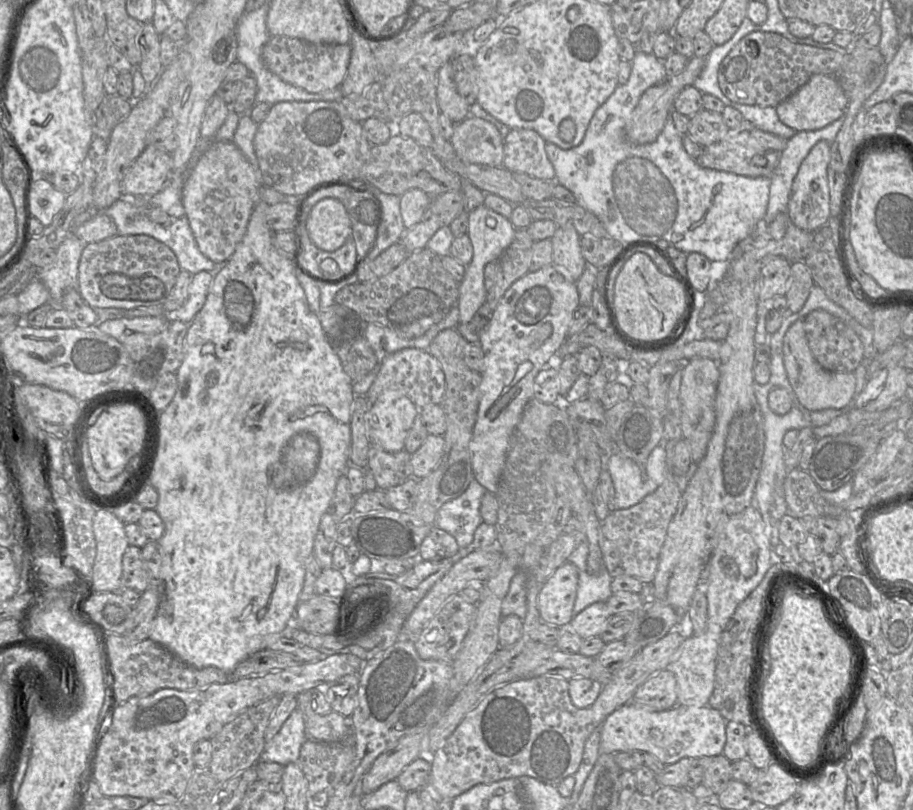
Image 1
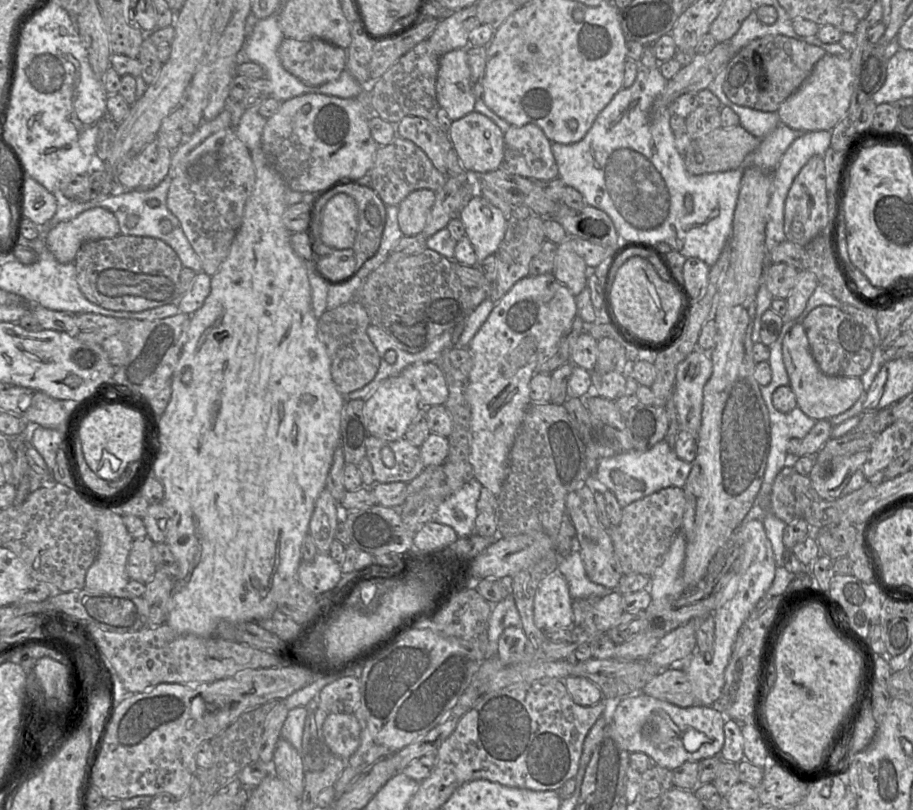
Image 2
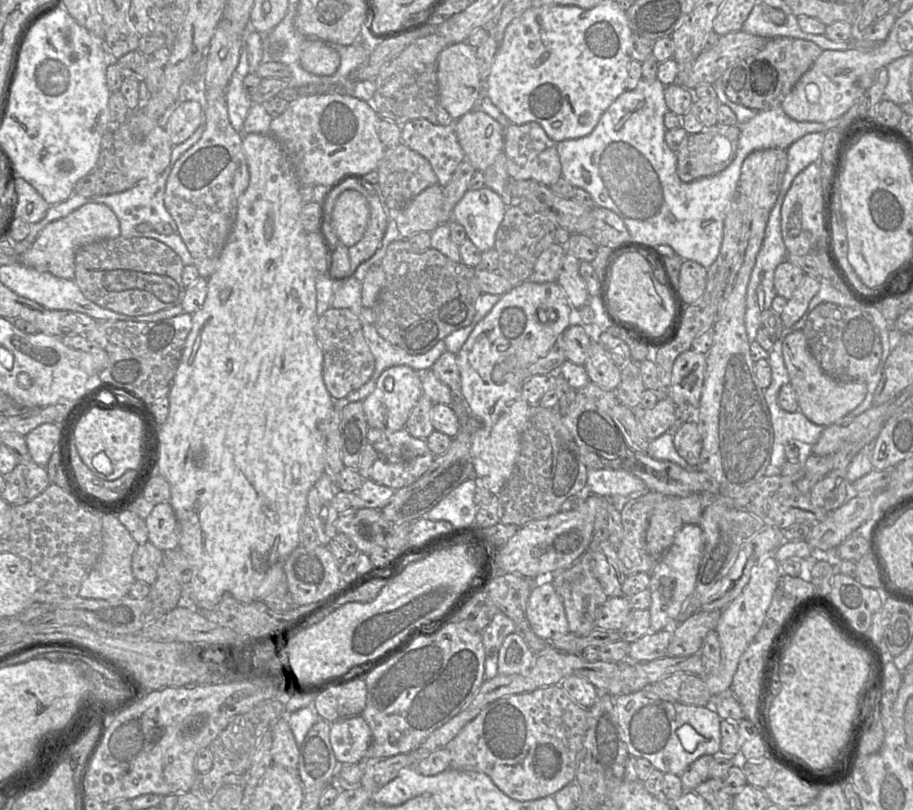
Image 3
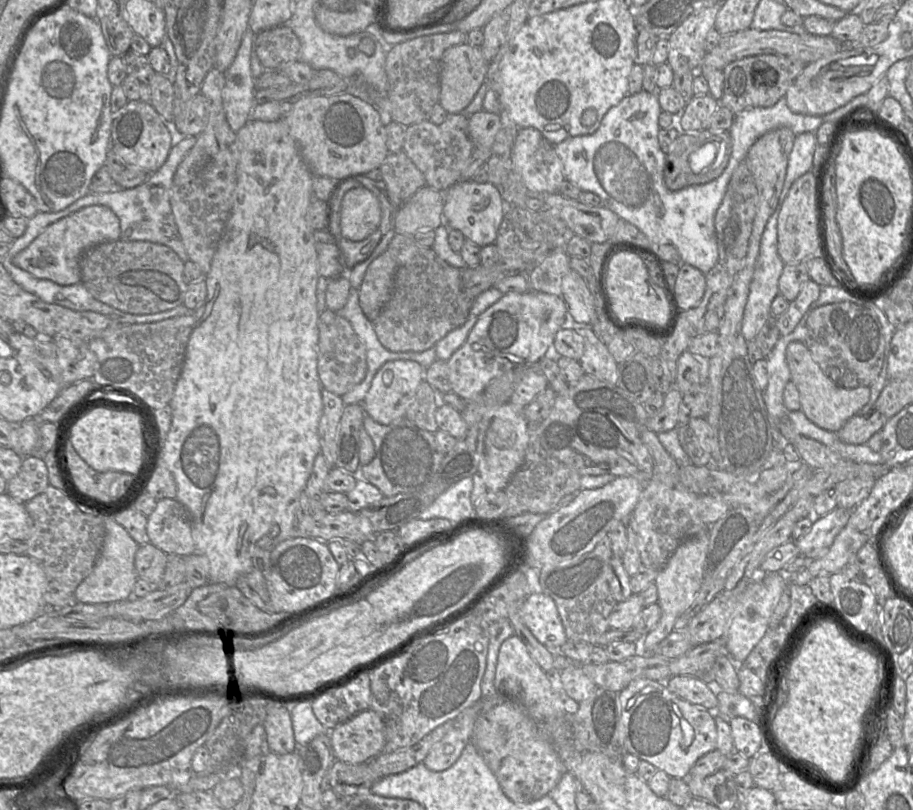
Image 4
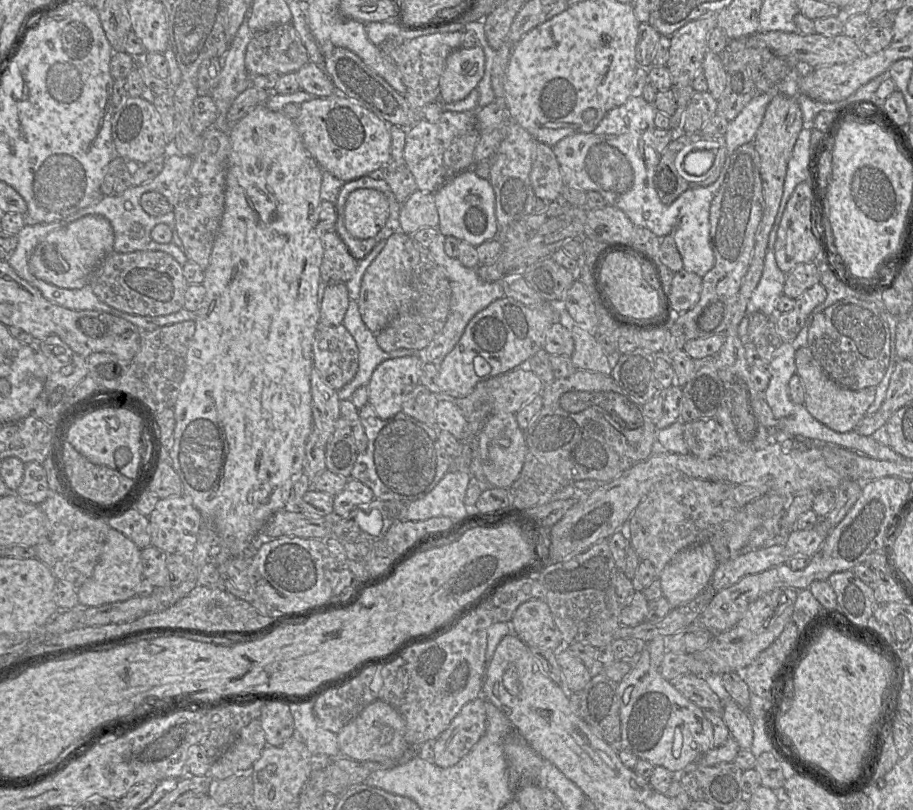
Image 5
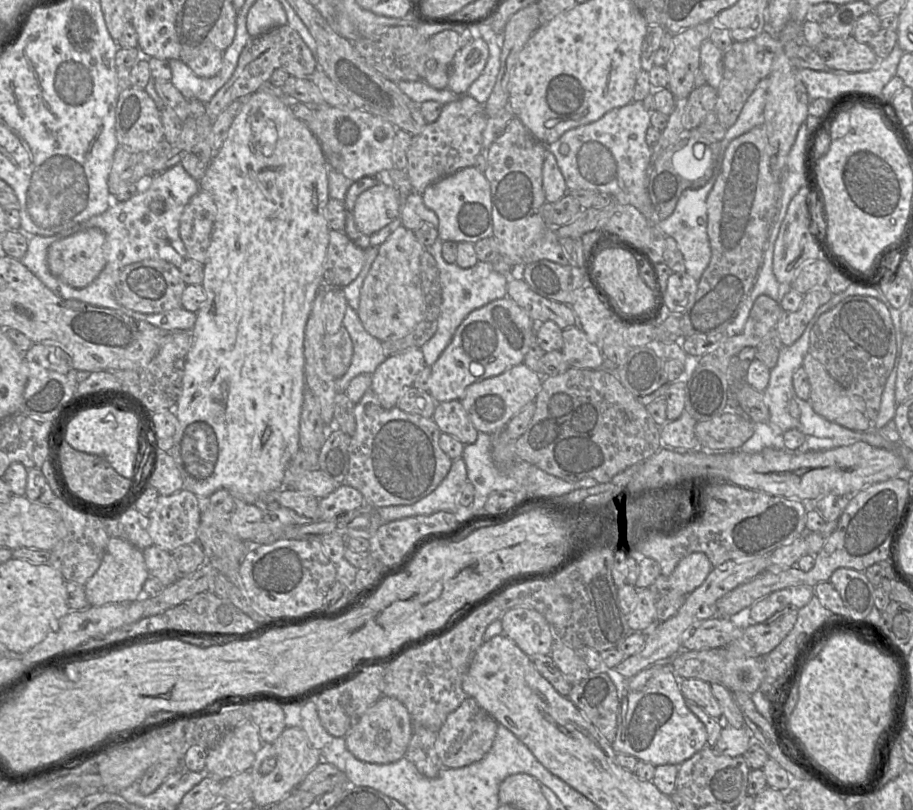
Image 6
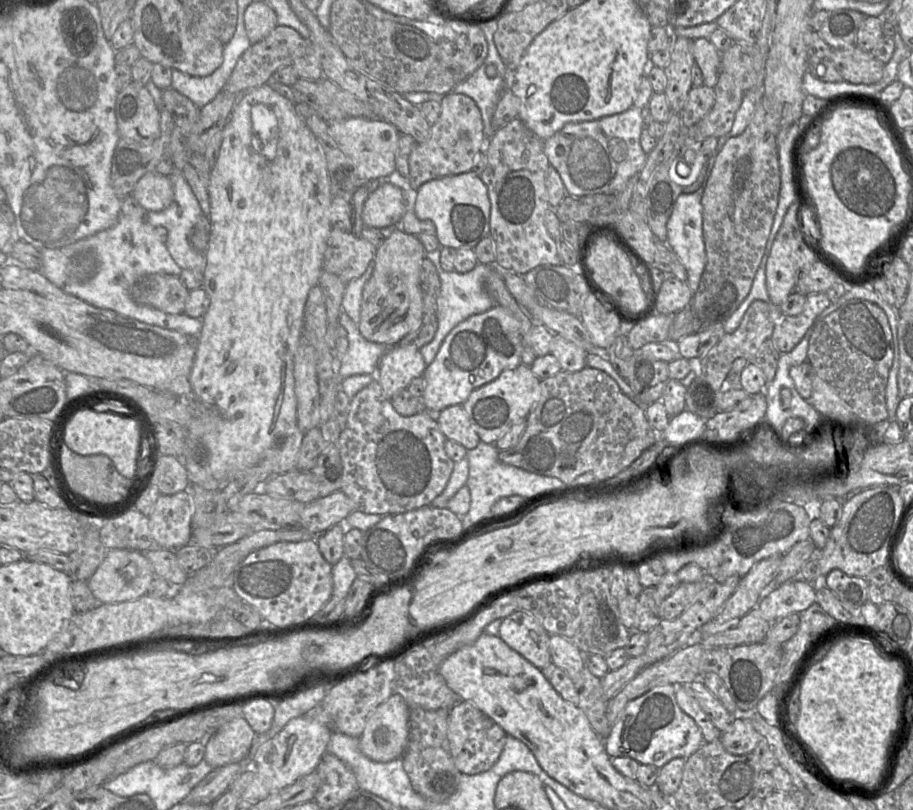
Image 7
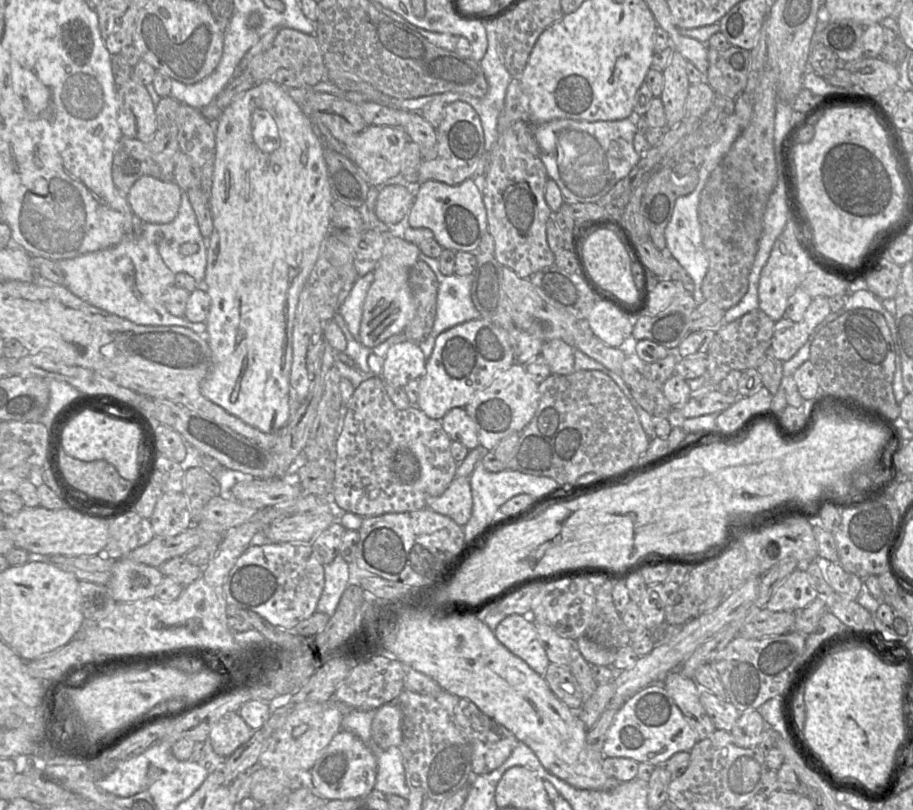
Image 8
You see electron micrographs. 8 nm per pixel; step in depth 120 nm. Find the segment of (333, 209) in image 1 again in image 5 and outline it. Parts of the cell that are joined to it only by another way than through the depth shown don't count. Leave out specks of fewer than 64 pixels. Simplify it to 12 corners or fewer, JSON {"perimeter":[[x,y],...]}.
{"perimeter":[[378,190],[351,192],[344,225],[355,238],[375,238],[389,216]]}

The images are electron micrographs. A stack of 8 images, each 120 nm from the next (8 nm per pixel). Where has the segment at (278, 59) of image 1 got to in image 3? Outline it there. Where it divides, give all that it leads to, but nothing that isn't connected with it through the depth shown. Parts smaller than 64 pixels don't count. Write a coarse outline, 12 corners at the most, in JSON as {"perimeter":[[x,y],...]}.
{"perimeter":[[306,39],[300,65],[312,74],[330,76],[339,54],[326,42]]}

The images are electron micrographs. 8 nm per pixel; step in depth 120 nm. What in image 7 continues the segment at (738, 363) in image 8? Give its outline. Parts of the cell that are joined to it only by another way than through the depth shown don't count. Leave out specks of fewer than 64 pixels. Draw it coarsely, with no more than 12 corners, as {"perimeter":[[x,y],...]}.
{"perimeter":[[754,301],[697,362],[685,408],[707,420],[737,358],[754,361],[779,306]]}

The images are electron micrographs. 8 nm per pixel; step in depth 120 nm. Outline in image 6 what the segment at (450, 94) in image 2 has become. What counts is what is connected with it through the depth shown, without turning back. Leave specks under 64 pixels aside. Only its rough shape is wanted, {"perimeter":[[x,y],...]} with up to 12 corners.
{"perimeter":[[479,36],[460,48],[447,88],[467,94],[482,73],[488,45]]}

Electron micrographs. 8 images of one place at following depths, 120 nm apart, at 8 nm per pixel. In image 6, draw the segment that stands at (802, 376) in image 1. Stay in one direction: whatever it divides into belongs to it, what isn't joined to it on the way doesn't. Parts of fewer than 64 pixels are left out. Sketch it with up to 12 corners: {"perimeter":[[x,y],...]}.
{"perimeter":[[811,354],[802,368],[815,413],[853,431],[873,427],[864,401]]}

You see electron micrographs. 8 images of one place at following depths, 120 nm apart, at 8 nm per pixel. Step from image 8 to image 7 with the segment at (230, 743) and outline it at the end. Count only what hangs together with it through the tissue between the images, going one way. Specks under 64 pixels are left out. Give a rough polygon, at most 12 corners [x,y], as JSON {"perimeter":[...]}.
{"perimeter":[[244,717],[204,740],[213,768],[248,756],[255,734]]}

